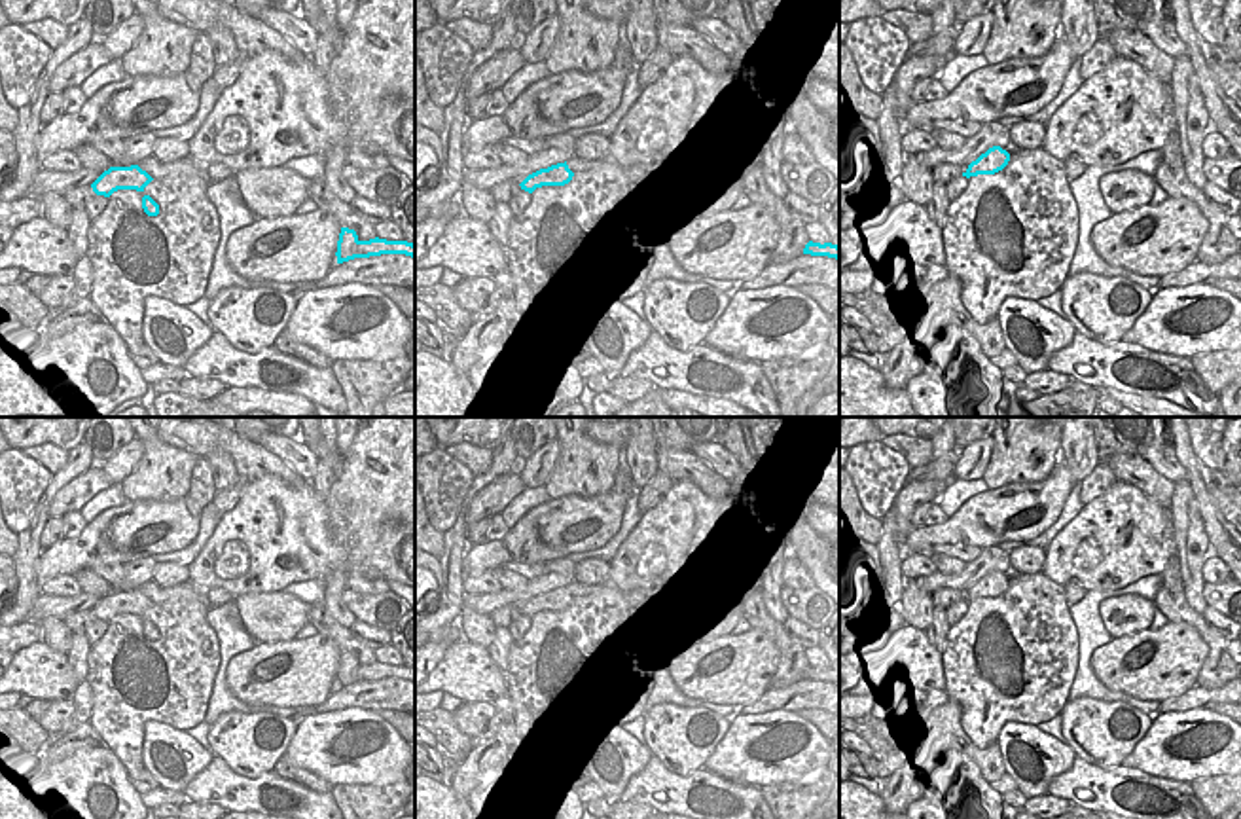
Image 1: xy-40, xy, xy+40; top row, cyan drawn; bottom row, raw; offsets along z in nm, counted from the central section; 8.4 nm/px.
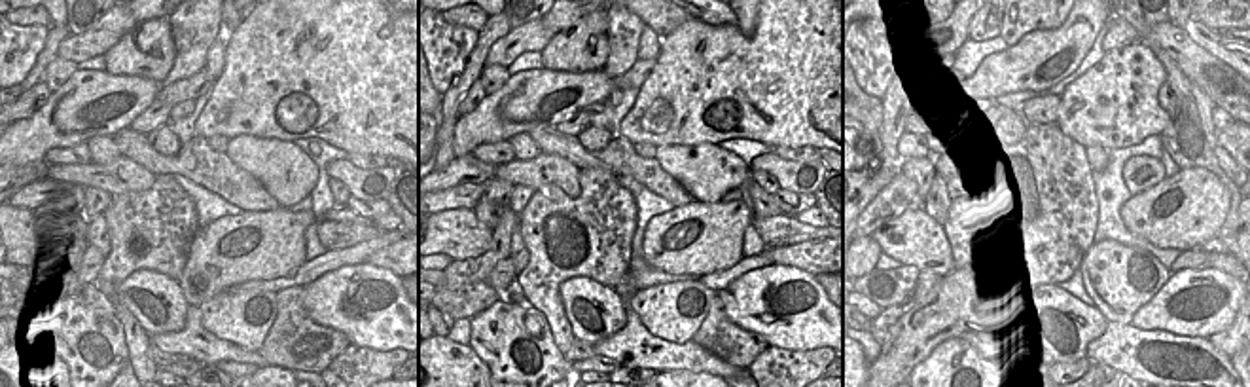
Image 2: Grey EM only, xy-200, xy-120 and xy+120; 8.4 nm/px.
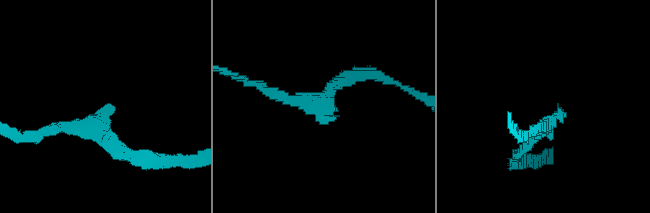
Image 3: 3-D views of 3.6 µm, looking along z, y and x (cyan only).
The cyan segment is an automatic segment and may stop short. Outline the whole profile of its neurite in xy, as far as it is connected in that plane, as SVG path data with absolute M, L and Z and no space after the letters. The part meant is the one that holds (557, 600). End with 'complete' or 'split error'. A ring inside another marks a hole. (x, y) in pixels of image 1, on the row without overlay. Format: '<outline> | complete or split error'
M565 586L529 599L519 610L521 614L532 618L536 612L542 610L565 610L572 605L572 601L574 597L568 593Z | complete

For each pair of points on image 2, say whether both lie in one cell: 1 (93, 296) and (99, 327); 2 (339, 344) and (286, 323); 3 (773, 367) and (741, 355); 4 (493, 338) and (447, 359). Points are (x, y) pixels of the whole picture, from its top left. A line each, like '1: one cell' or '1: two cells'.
1: two cells
2: one cell
3: two cells
4: two cells

